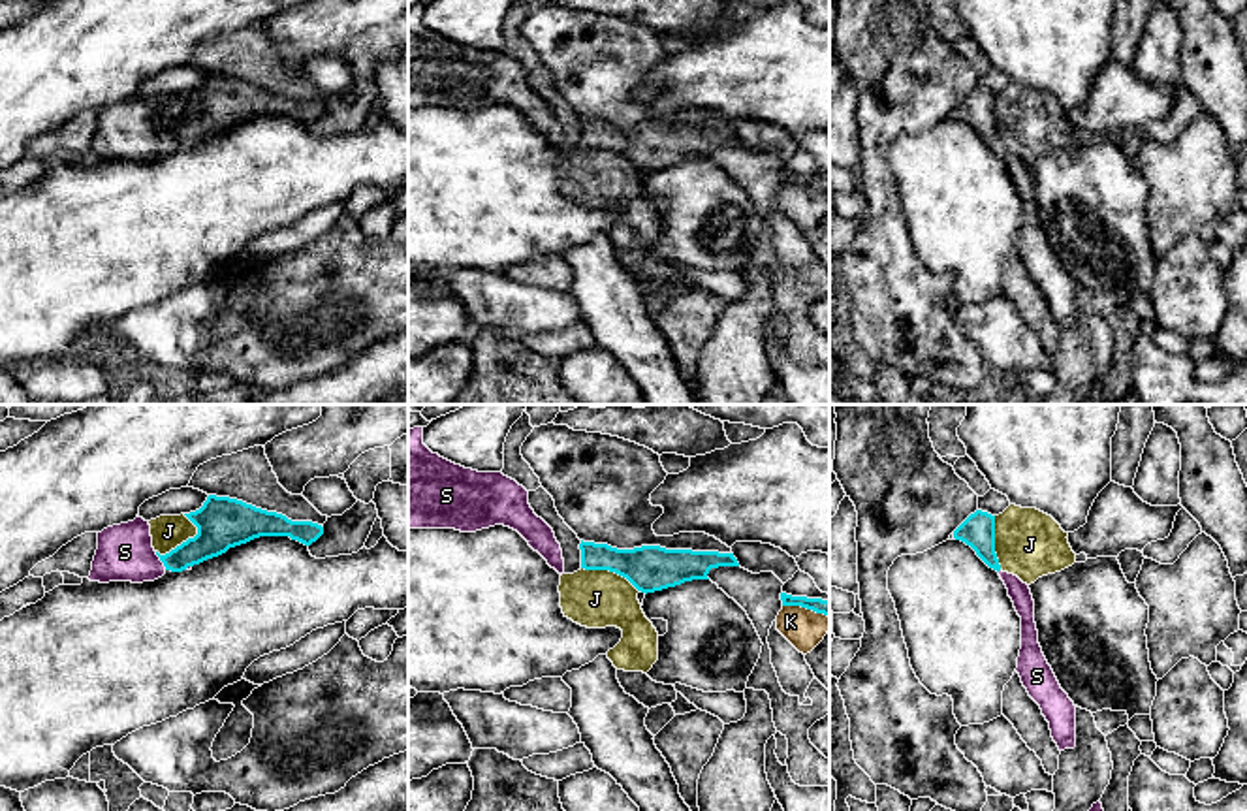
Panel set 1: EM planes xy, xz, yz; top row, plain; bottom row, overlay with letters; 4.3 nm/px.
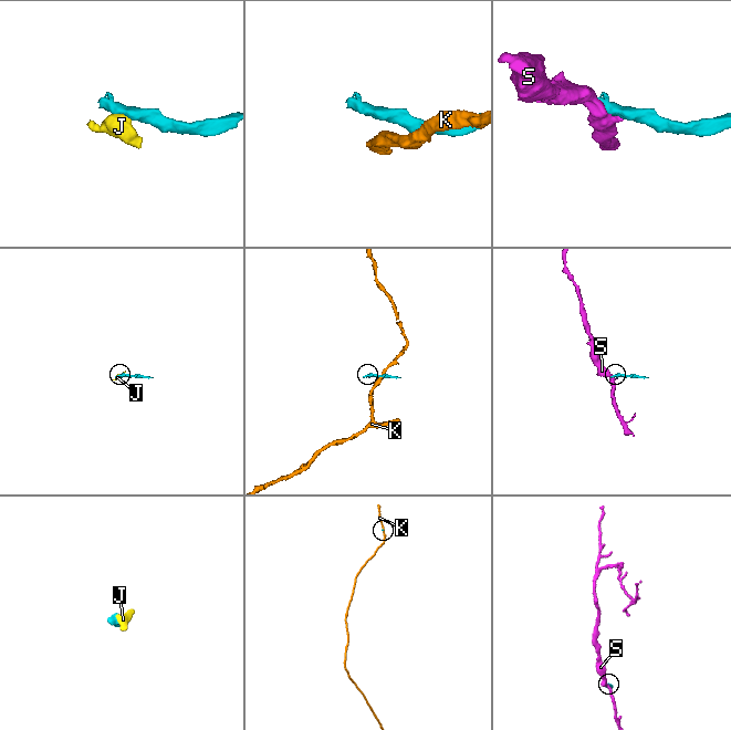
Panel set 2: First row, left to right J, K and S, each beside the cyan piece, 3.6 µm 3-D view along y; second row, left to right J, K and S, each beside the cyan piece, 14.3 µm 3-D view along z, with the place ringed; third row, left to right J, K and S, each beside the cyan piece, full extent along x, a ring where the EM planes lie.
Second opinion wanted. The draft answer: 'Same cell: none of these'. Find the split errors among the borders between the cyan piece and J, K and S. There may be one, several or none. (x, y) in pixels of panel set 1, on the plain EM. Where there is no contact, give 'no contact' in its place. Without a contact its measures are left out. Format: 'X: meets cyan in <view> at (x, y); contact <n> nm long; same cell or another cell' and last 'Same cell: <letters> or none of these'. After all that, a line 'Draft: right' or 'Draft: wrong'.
J: meets cyan in xy at (181, 123); contact 220 nm long; another cell
K: meets cyan in xz at (805, 185); contact 200 nm long; another cell
S: meets cyan in xy at (160, 138); contact 90 nm long; another cell
Same cell: none of these
Draft: right

